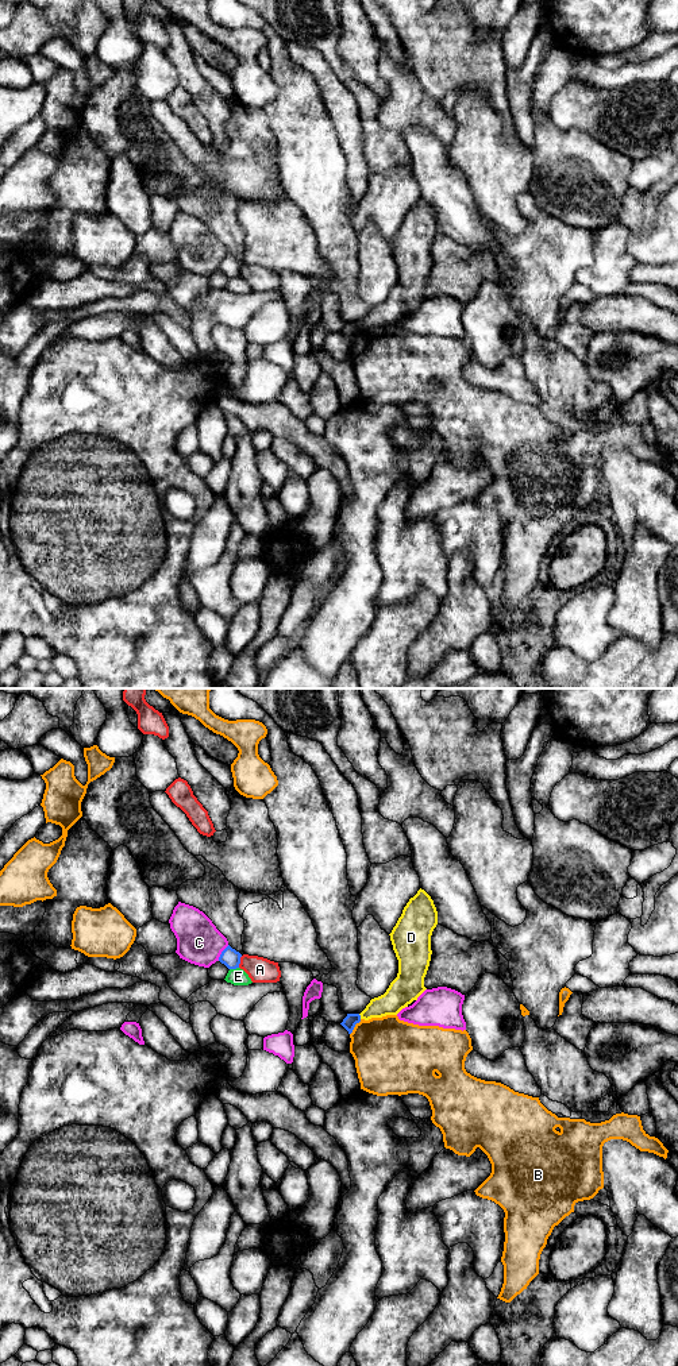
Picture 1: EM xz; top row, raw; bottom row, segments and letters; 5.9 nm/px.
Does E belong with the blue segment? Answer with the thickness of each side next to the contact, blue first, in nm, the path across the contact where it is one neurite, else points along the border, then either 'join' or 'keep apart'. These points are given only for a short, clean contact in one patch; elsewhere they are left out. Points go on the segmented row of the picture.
110/100 nm | along xz (238, 967), (230, 969) | keep apart

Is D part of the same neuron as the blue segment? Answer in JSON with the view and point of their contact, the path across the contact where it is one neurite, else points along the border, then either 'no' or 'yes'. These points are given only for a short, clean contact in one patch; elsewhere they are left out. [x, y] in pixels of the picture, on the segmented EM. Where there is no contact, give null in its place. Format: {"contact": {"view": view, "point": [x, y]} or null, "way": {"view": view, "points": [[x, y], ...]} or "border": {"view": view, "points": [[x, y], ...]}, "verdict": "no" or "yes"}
{"contact": {"view": "xz", "point": [359, 1017]}, "border": {"view": "xz", "points": [[358, 1014], [361, 1018]]}, "verdict": "no"}

